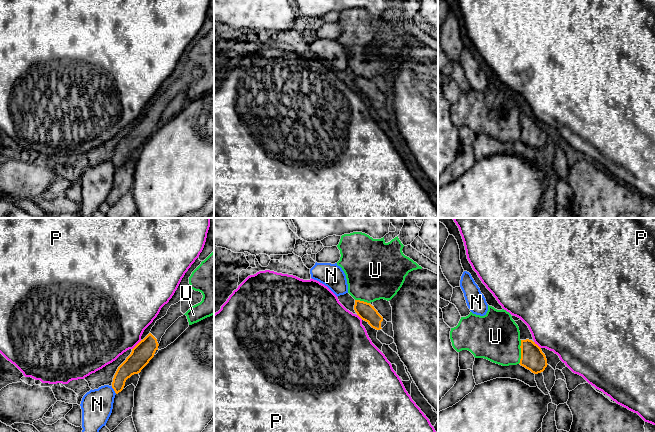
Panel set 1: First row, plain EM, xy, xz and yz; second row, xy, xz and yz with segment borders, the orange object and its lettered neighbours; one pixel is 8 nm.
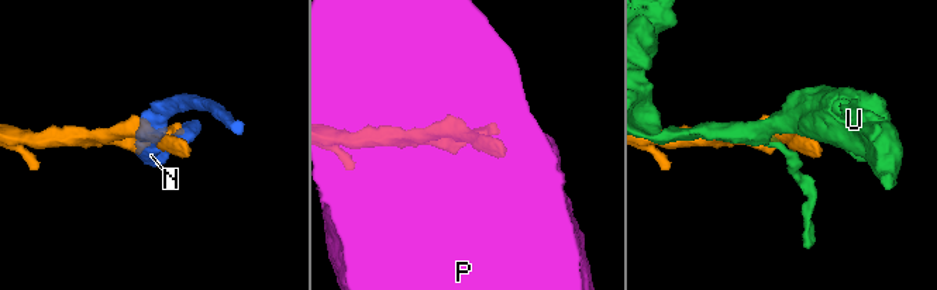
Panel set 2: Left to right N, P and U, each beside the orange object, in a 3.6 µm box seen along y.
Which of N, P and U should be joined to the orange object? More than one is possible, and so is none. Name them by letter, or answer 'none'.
none

